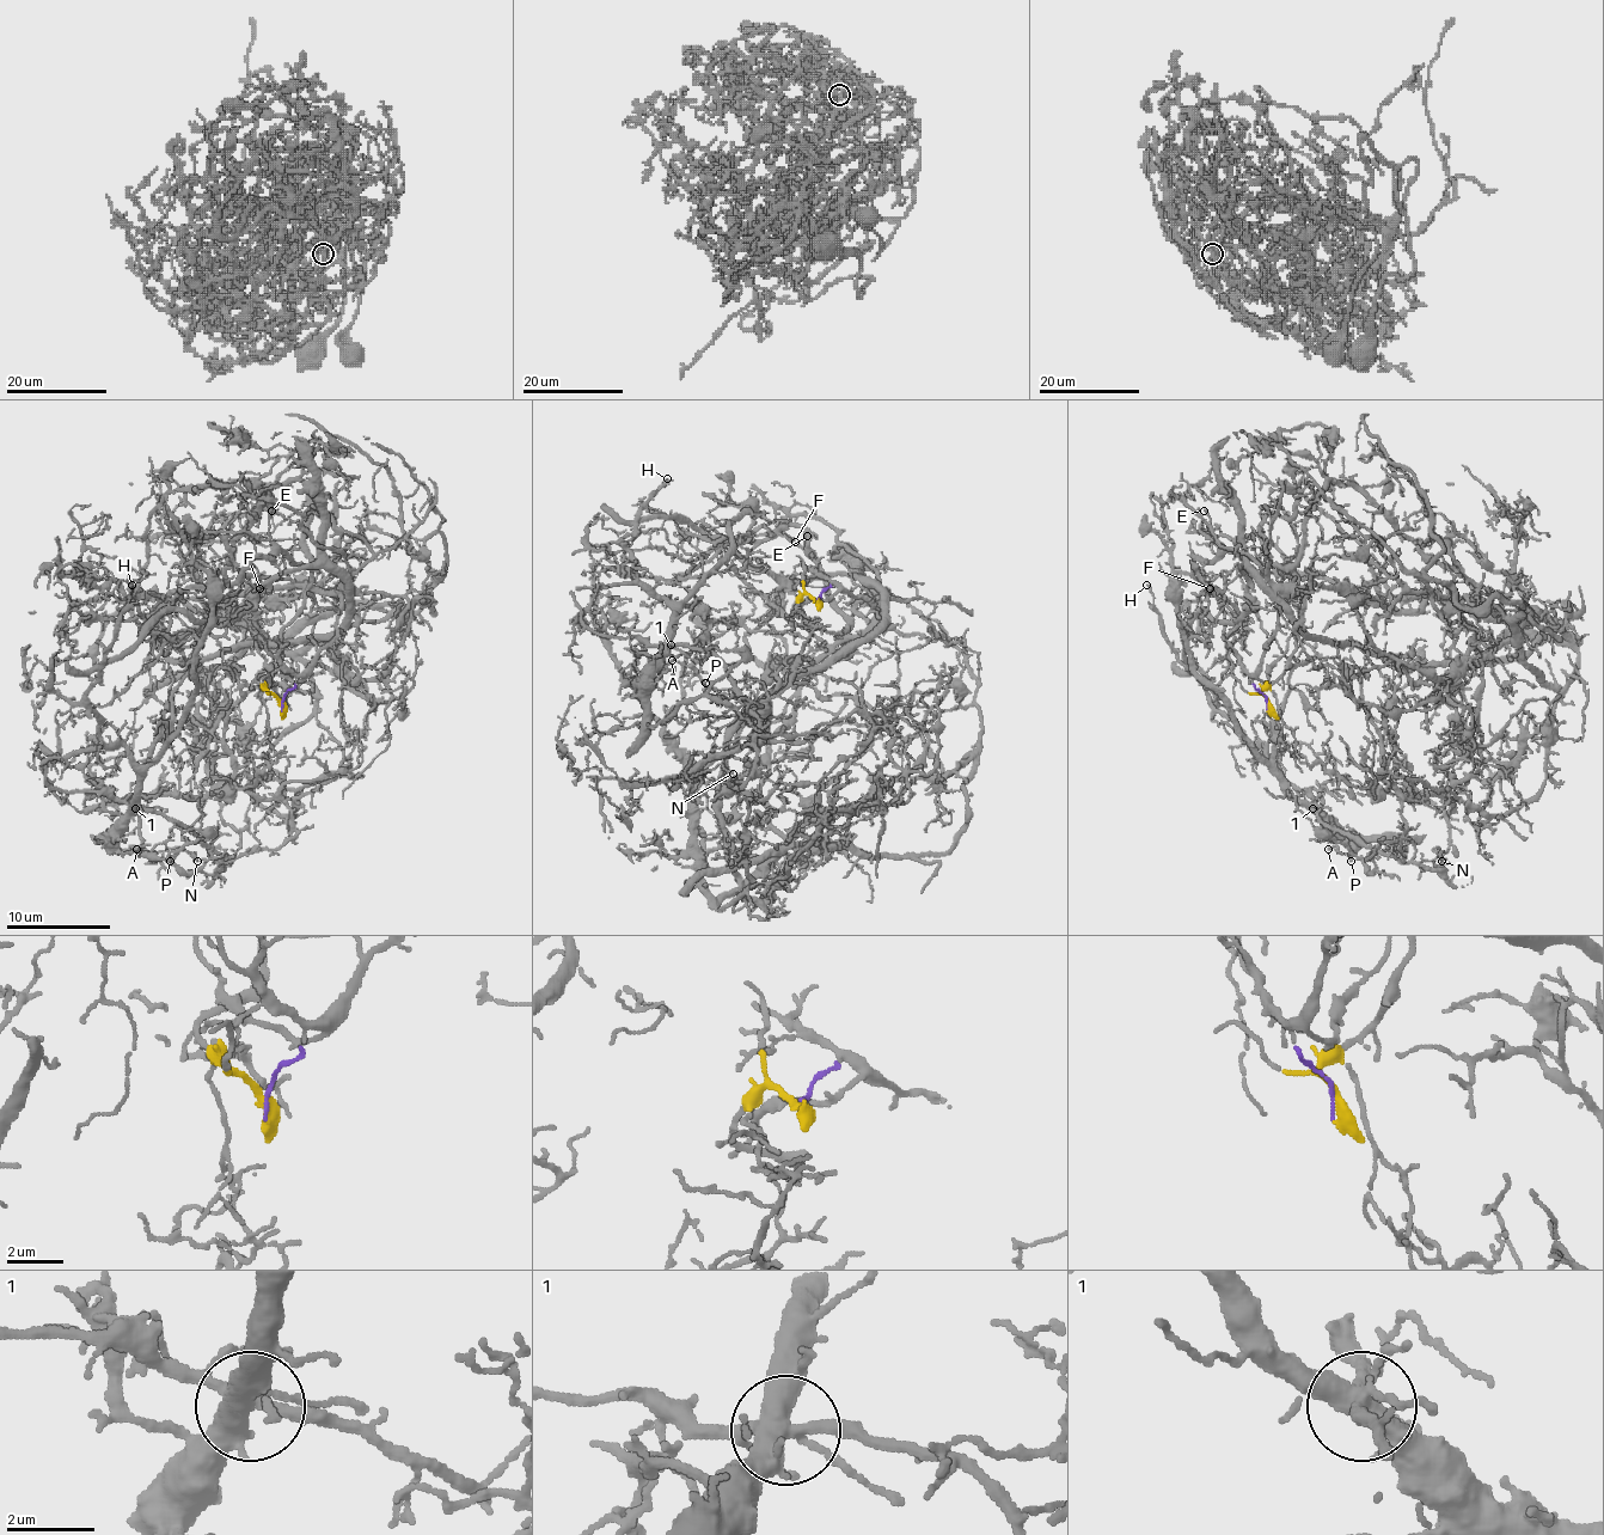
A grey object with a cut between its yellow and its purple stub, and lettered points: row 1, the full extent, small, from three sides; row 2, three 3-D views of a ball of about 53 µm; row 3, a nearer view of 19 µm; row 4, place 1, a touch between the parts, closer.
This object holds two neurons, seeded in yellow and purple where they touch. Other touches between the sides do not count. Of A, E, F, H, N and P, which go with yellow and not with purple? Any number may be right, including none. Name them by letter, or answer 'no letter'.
E, F

